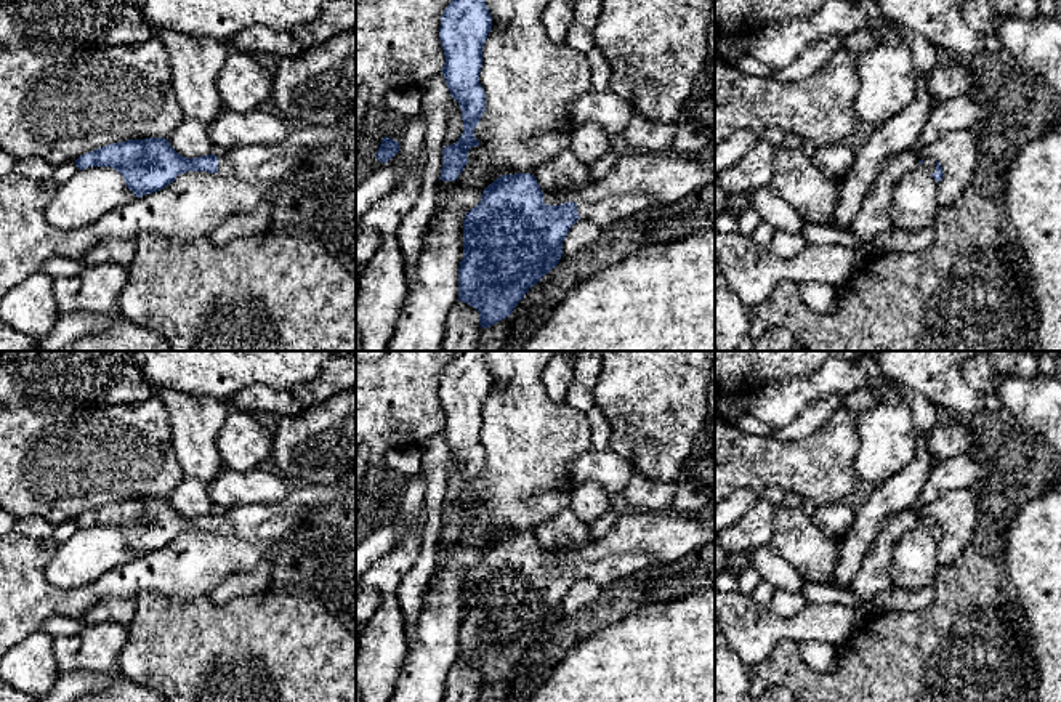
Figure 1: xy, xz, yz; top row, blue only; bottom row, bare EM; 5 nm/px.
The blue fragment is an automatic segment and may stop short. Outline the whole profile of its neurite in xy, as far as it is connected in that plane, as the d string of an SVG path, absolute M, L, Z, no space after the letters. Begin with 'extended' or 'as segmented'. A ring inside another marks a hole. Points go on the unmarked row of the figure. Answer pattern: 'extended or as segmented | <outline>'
extended | M356 470L343 476L333 484L301 484L285 500L272 505L250 503L228 510L224 516L213 513L188 518L180 514L165 497L146 497L146 498L128 498L123 502L114 502L103 505L96 510L87 511L75 519L79 529L88 526L111 526L117 529L127 547L139 558L146 553L157 551L167 547L176 539L178 534L186 531L208 531L234 534L244 540L280 540L282 537L293 532L298 524L306 519L313 511L325 508L338 497L356 492Z

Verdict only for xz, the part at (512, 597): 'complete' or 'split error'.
split error

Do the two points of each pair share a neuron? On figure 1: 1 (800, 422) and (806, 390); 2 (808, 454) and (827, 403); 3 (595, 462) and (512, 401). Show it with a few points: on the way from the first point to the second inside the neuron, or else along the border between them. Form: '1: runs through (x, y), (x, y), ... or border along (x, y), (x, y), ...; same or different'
1: border along (839, 395), (811, 401), (774, 430); different
2: border along (842, 403), (810, 435), (789, 441), (779, 439); different
3: border along (593, 449), (579, 454), (569, 463), (571, 484); different

